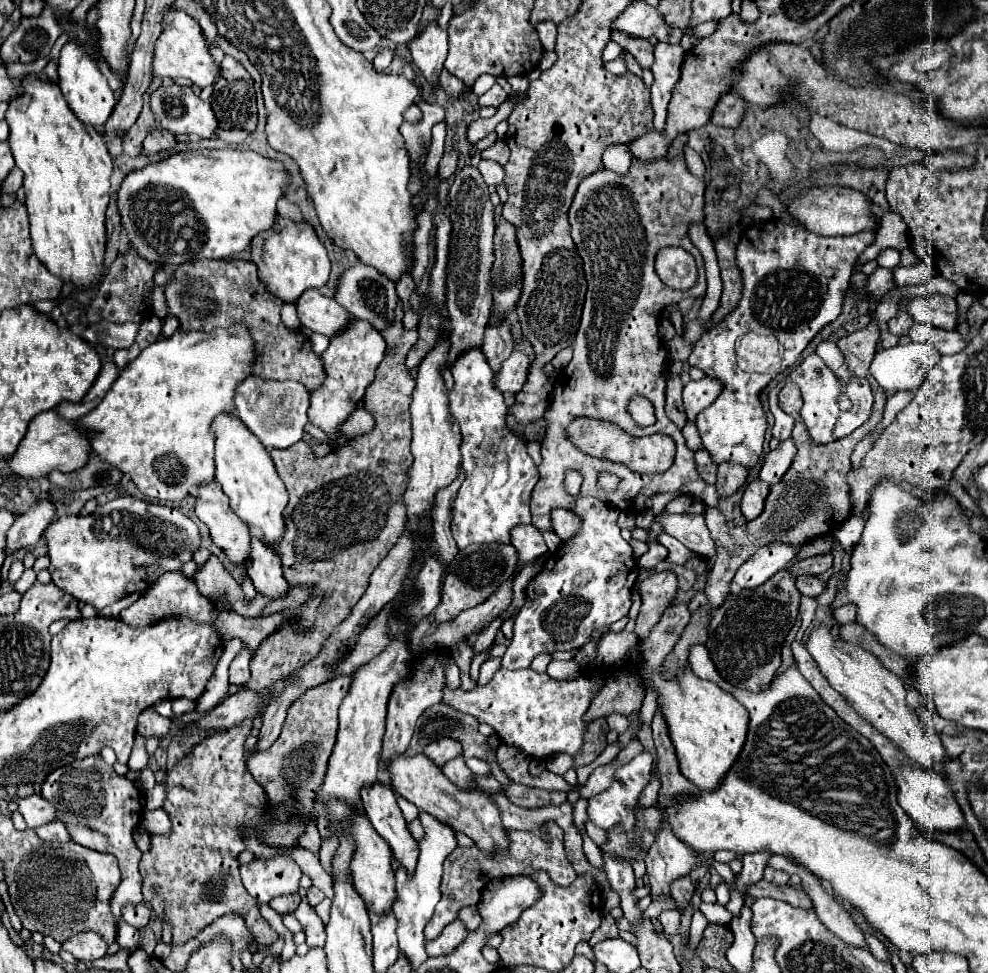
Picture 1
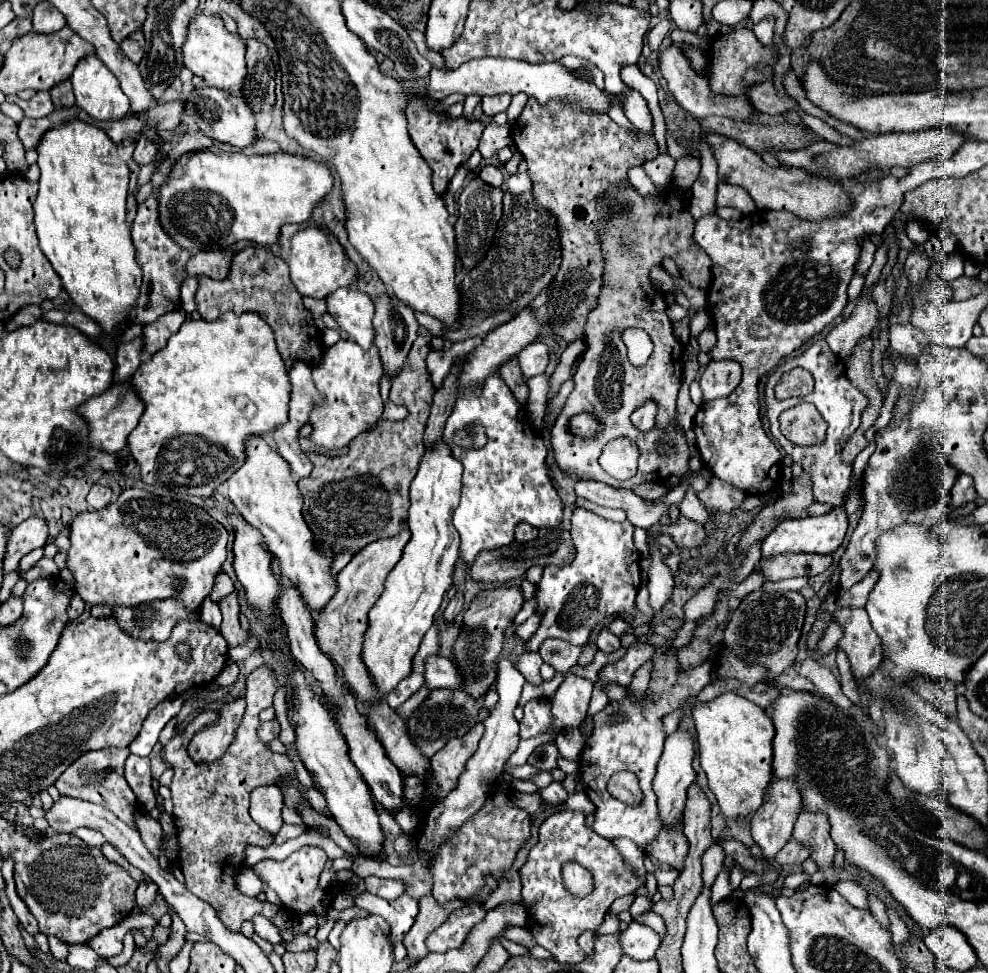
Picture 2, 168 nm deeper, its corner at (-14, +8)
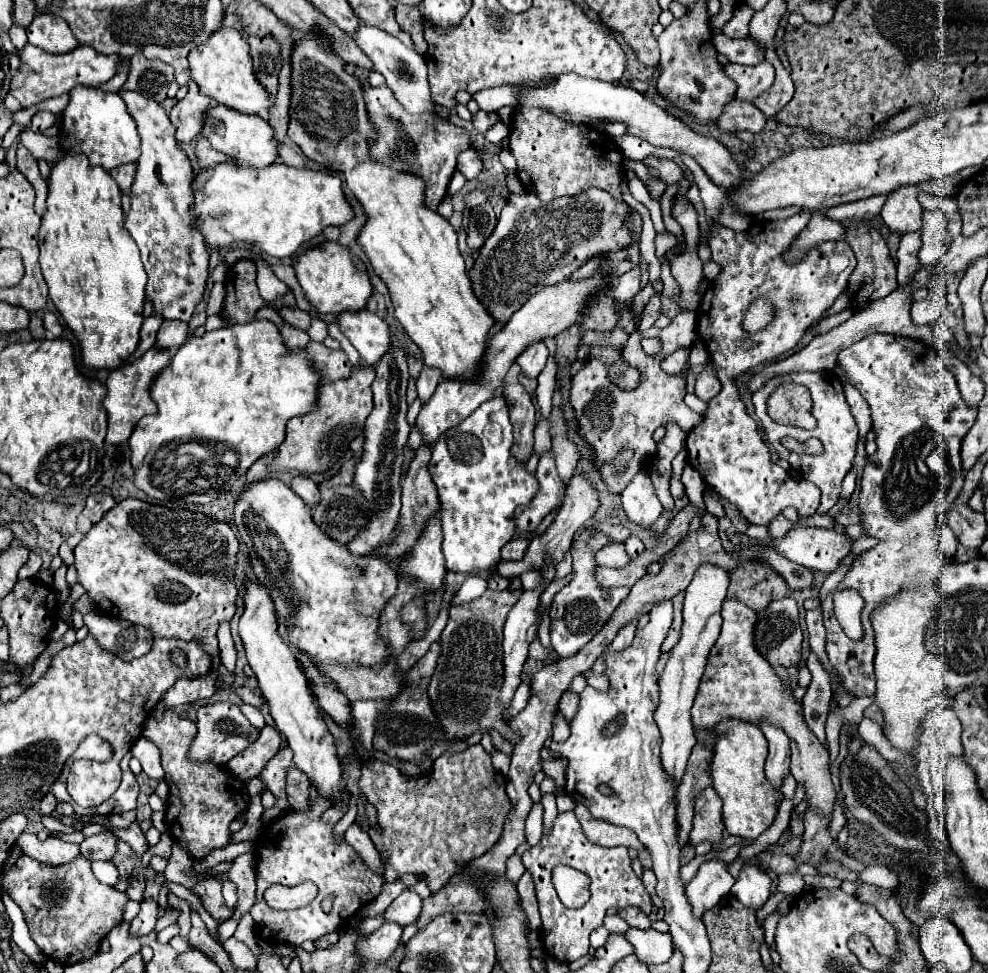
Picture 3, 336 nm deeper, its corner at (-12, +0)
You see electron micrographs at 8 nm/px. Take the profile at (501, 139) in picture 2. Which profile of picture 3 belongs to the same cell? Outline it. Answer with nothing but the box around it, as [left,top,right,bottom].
[458,147,484,179]

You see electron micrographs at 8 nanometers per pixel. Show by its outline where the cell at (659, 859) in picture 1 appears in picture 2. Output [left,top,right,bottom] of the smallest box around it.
[654,729,696,827]

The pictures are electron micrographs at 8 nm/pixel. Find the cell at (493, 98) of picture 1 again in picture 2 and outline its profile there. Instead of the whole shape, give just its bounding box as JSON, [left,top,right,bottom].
[482,93,510,117]

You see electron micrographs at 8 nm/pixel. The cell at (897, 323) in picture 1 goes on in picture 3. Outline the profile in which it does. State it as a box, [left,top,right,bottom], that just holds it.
[918,211,952,267]

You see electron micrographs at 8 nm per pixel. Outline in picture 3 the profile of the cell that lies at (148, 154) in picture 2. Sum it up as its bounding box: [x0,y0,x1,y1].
[110,163,138,193]

